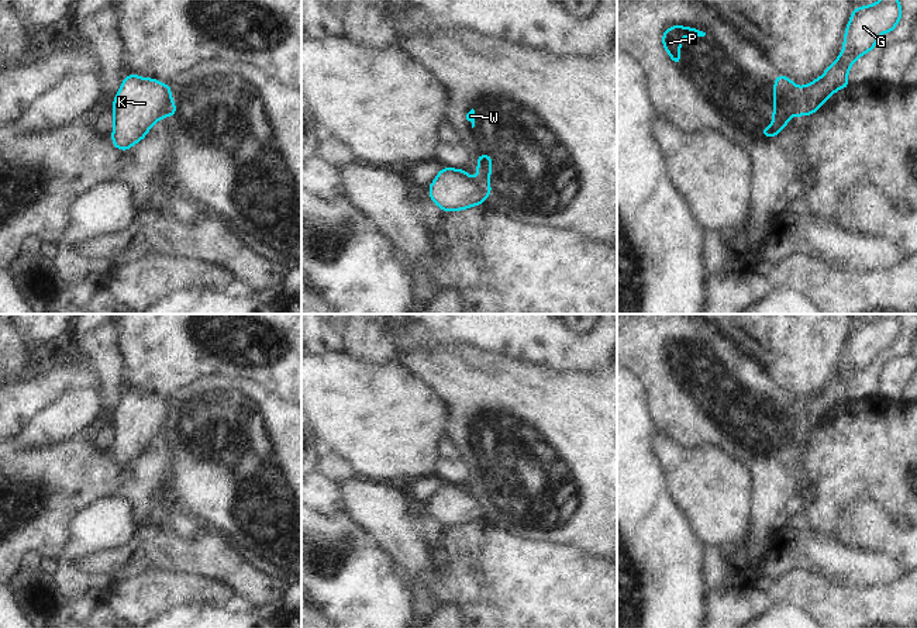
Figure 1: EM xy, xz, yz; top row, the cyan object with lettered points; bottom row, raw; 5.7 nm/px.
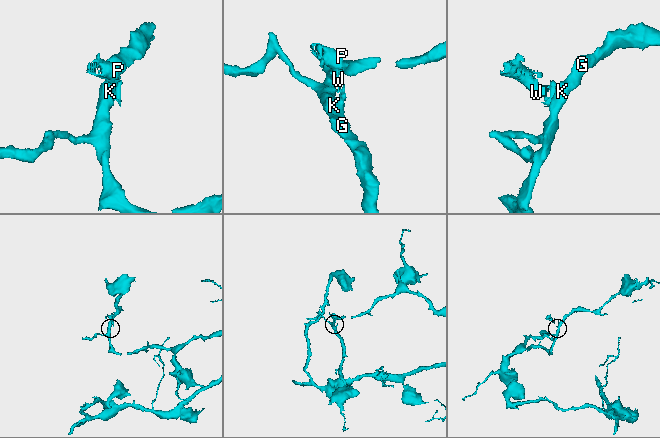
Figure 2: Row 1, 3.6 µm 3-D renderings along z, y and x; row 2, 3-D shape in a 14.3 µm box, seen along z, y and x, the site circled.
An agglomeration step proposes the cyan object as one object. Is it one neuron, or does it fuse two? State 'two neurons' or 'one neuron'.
two neurons

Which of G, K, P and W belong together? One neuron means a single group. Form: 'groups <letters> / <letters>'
groups G K / P W

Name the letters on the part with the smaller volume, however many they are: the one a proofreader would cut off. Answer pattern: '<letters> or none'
P, W

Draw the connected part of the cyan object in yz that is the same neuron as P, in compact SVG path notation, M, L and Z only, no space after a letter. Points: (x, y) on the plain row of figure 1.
M675 341L668 344L663 348L662 359L665 365L668 366L672 376L679 382L680 379L680 353L682 352L704 352L706 348L697 345L697 344L686 344L682 341Z

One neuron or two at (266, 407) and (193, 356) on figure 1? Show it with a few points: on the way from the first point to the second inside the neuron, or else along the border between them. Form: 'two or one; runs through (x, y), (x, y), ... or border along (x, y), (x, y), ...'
two; border along (252, 379), (203, 376), (189, 387)

